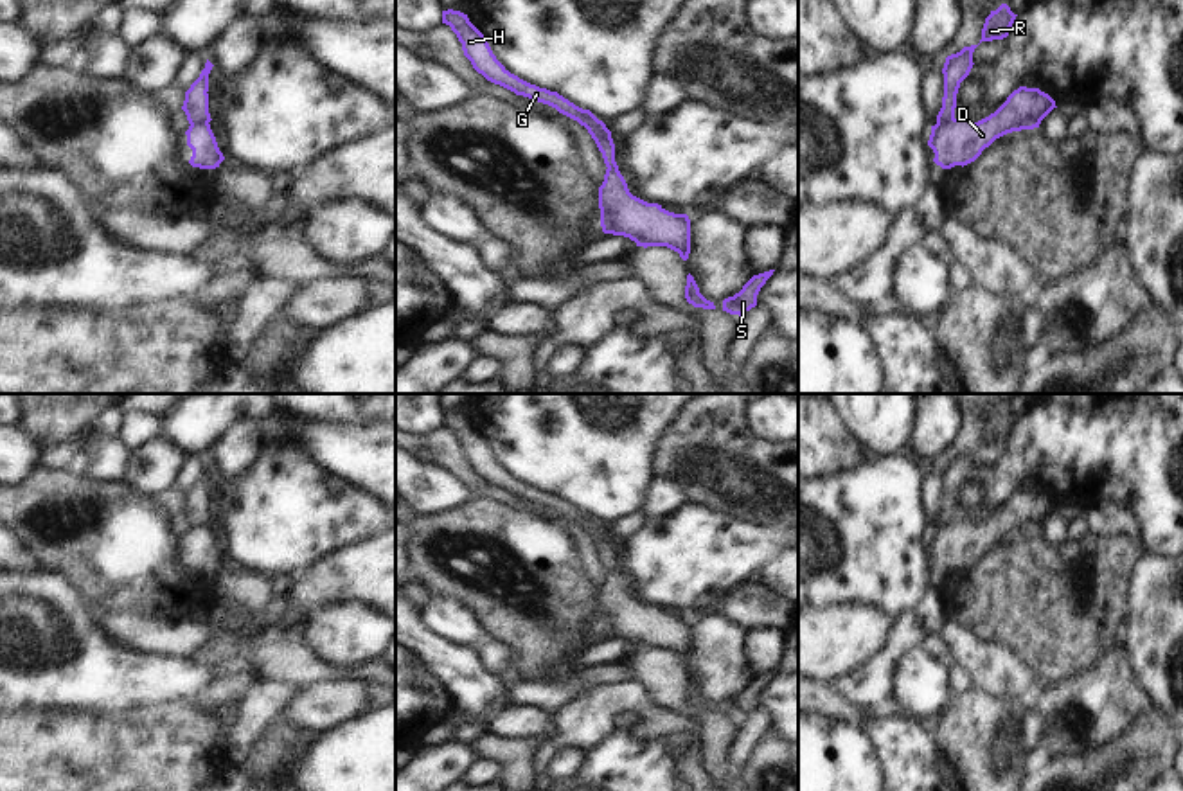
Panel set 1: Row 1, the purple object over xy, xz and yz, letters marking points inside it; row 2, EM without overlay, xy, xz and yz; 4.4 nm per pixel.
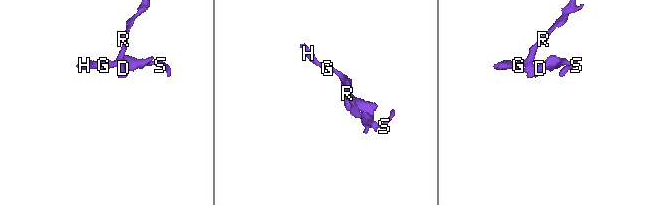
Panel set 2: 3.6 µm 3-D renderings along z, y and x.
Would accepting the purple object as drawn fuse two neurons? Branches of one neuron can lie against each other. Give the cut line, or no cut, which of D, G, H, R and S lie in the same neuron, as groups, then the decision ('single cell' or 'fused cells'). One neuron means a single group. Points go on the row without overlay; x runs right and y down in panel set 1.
cut in xy along (207, 524), (191, 529); D S / G H R; fused cells

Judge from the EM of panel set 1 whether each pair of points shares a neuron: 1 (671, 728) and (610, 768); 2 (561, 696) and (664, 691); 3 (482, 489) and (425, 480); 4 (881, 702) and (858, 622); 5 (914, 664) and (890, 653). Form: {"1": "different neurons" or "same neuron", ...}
{"1": "different neurons", "2": "different neurons", "3": "different neurons", "4": "different neurons", "5": "different neurons"}

